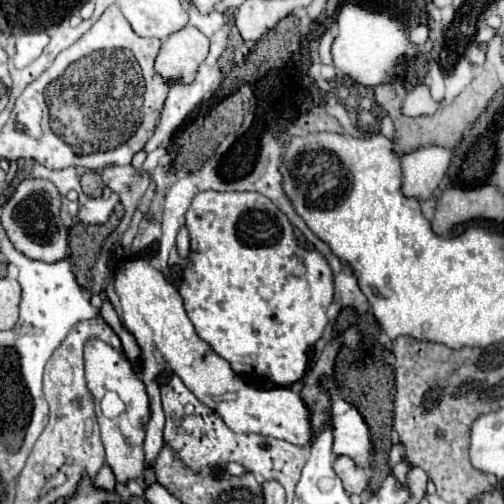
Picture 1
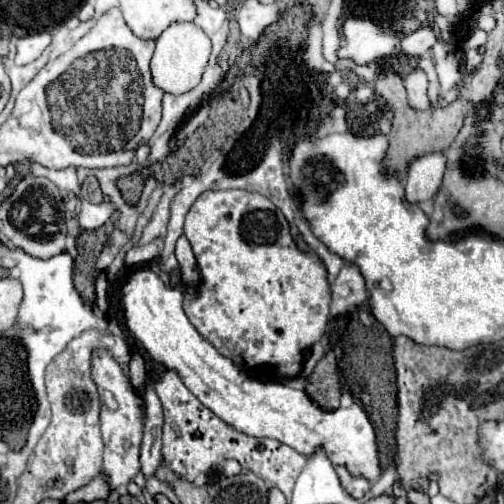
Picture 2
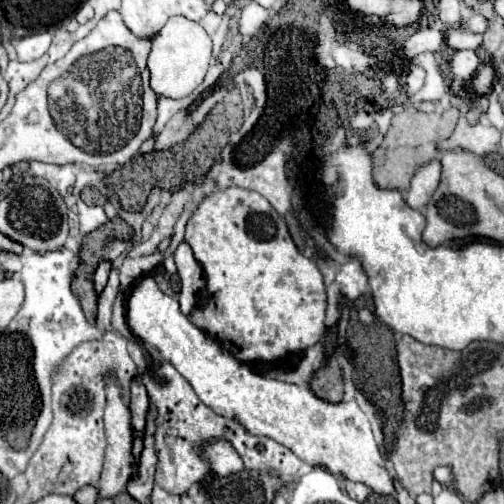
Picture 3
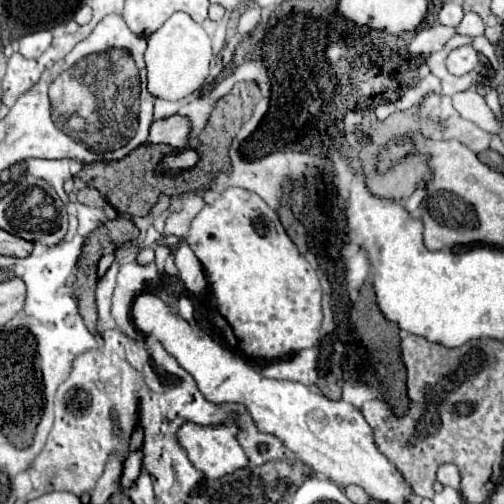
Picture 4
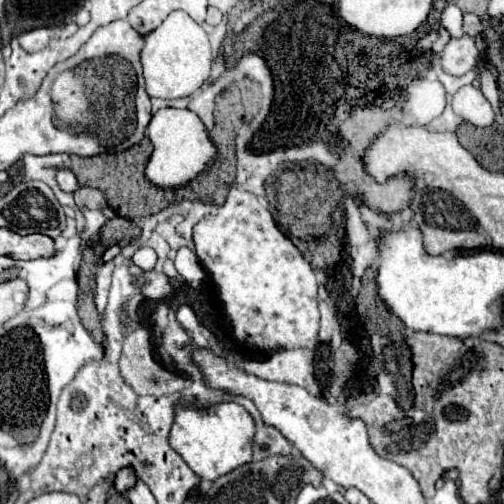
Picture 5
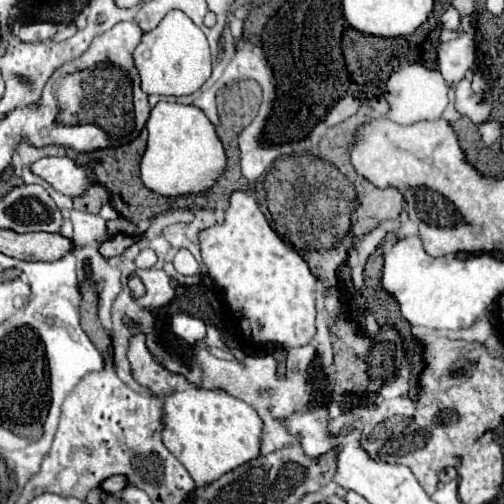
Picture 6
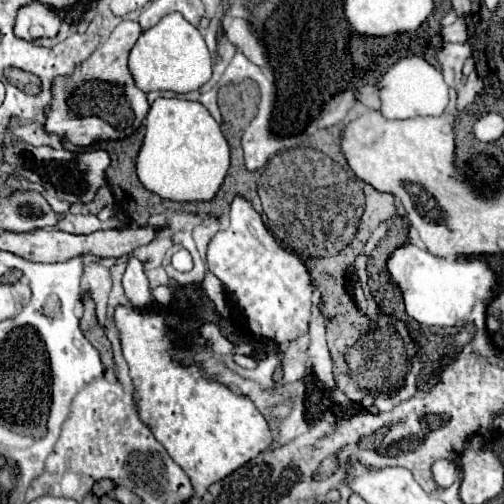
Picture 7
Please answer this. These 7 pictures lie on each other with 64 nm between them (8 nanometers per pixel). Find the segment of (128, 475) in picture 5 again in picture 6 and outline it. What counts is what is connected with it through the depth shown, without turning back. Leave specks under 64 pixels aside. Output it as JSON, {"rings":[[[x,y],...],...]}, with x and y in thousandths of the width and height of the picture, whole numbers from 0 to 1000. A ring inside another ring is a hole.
{"rings":[[[222,944],[218,952],[206,952],[202,956],[202,968],[206,968],[206,976],[234,980],[234,976],[242,976],[250,968],[250,960],[254,960],[254,948],[250,944]]]}

